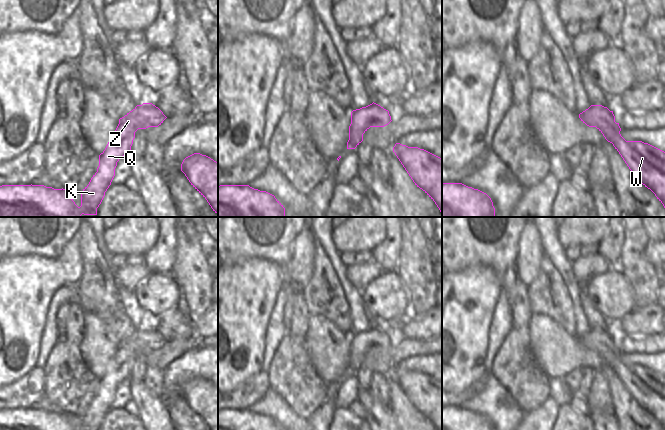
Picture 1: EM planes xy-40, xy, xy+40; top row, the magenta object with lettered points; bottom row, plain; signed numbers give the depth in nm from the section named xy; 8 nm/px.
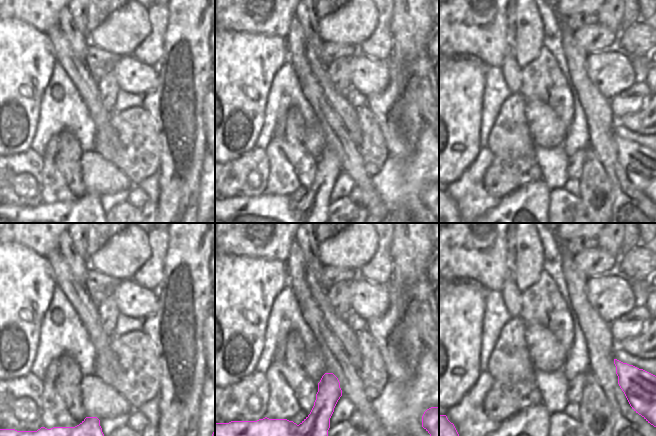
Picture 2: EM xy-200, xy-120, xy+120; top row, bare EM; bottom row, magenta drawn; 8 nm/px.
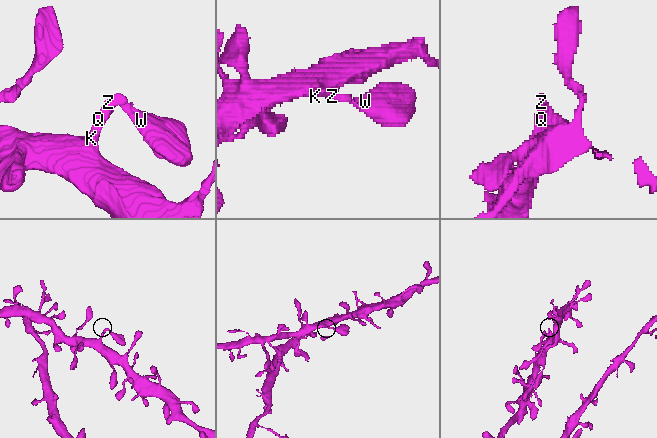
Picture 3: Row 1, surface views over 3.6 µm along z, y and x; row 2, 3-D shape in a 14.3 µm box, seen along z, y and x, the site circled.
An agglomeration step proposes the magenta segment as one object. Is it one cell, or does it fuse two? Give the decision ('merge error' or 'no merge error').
no merge error

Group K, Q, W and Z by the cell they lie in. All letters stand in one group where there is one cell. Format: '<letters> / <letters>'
K Q W Z

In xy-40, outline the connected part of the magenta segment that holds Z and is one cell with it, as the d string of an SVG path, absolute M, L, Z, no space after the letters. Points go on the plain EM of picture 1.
M152 327L137 329L119 343L105 374L99 379L97 396L81 416L81 430L99 430L115 400L117 386L131 377L131 370L138 353L158 351L167 341Z

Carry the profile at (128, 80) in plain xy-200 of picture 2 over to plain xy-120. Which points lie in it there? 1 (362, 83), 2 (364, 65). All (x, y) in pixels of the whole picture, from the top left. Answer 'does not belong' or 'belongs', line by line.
1: belongs
2: belongs

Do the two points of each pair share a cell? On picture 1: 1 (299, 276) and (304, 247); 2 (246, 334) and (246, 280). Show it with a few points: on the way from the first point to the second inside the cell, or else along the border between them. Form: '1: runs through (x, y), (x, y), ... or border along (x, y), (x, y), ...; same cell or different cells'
1: runs through (299, 269), (302, 254); same cell
2: runs through (246, 321), (246, 293); same cell

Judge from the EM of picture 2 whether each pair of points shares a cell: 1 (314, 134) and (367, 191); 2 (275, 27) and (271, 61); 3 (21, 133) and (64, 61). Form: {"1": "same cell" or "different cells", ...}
{"1": "different cells", "2": "different cells", "3": "different cells"}

